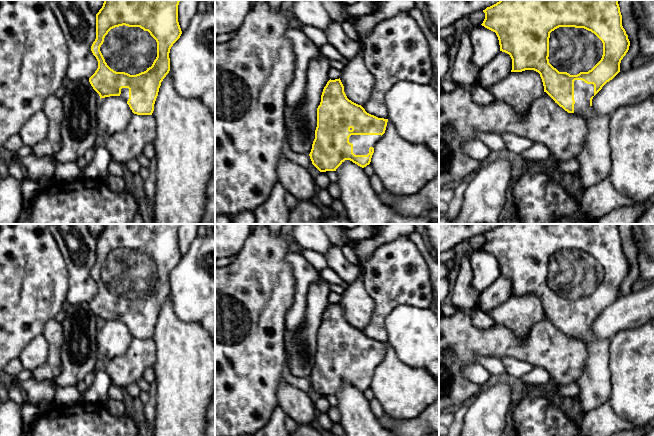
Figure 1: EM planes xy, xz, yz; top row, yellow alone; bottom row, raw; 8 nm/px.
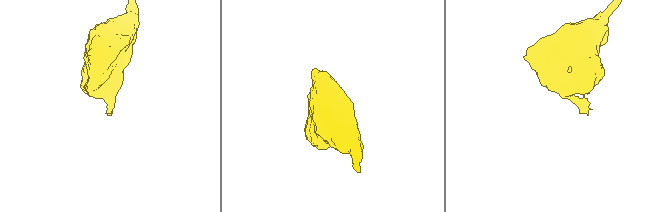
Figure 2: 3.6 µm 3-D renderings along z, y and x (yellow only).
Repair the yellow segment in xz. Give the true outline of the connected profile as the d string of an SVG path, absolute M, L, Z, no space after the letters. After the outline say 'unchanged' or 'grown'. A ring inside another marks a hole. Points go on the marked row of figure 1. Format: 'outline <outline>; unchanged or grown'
outline M340 78L330 79L317 108L315 139L309 154L312 164L320 172L336 171L345 160L366 167L387 122L349 100Z; grown

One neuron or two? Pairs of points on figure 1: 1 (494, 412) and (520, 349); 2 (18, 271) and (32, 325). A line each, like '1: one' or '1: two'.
1: two
2: one

